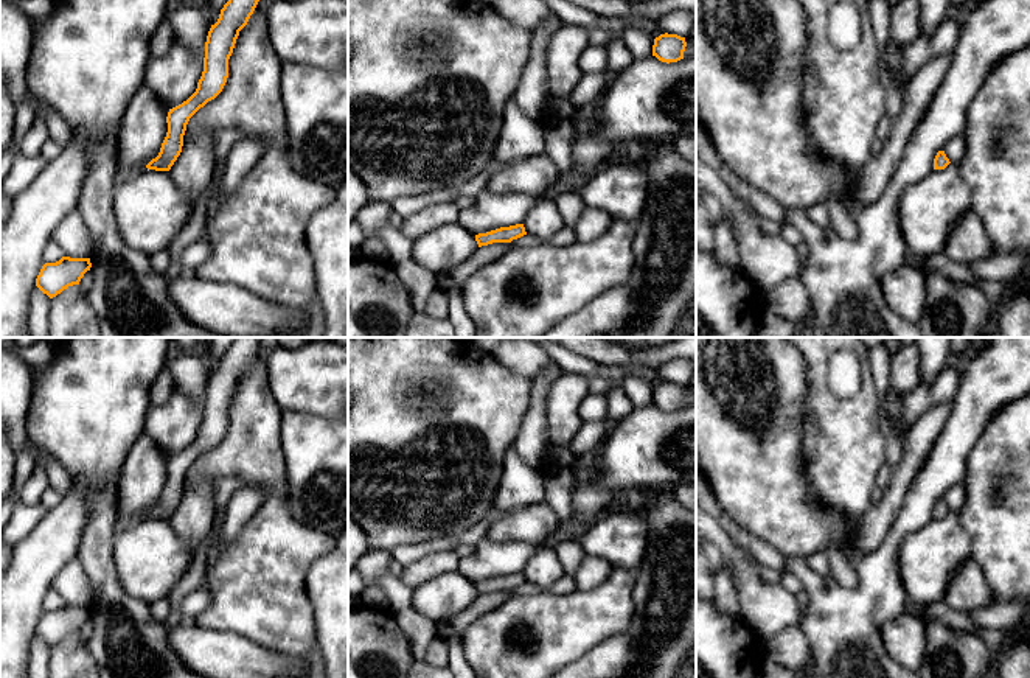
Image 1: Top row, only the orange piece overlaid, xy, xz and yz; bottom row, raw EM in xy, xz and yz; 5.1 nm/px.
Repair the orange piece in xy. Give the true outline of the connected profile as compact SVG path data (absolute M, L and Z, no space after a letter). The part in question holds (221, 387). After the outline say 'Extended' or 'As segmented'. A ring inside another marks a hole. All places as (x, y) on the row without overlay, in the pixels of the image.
M236 337L221 358L217 370L211 373L207 384L204 420L197 437L186 449L169 457L166 465L166 485L158 504L146 513L148 519L171 518L182 501L183 484L190 467L222 440L228 426L228 407L236 387L239 379L247 373L258 350L258 337Z. As segmented

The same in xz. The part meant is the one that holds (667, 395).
M665 381L654 387L652 404L666 412L677 411L684 407L685 395L685 386Z. As segmented

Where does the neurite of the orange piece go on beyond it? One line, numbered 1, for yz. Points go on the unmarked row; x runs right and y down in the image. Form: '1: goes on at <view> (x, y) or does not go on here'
1: does not go on here

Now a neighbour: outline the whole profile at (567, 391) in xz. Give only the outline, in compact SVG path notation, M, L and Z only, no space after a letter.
M564 372L552 383L545 398L548 443L567 446L579 429L579 404L589 393L589 379Z

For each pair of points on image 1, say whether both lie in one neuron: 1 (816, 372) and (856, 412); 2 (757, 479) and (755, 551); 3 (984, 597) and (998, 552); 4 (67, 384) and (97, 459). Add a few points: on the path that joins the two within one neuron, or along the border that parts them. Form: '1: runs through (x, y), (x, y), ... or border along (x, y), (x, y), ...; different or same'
1: runs through (817, 386), (842, 412); same
2: border along (727, 513), (785, 557); different
3: border along (973, 557), (996, 601); different
4: runs through (86, 403), (90, 440); same

